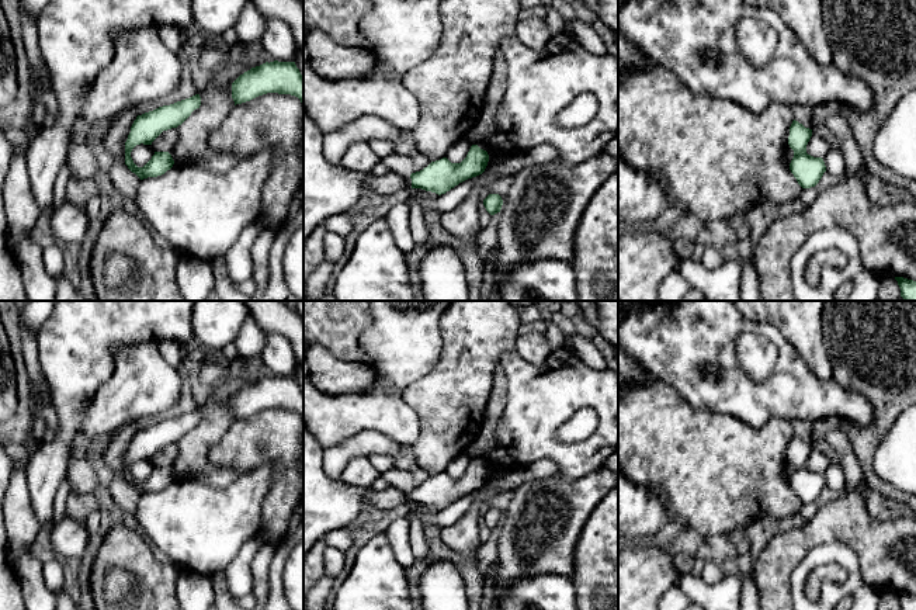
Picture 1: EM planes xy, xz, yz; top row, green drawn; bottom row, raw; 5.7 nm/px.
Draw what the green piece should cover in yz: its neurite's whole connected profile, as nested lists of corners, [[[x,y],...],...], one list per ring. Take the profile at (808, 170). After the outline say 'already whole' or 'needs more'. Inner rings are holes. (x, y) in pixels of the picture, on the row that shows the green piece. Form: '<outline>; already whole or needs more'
[[[798,121],[790,126],[788,145],[794,150],[790,170],[802,188],[815,187],[826,171],[822,157],[813,157],[806,153],[806,145],[812,136],[812,129],[805,128]]]; already whole

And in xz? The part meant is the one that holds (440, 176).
[[[472,145],[461,163],[451,163],[447,157],[431,162],[420,171],[403,176],[407,188],[421,188],[445,194],[459,183],[482,174],[488,166],[489,155],[478,145]]]; needs more

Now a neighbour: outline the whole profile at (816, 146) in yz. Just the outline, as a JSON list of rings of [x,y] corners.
[[[812,134],[812,136],[806,145],[806,153],[808,155],[811,155],[813,157],[823,157],[830,150],[832,150],[832,148],[829,146],[829,143],[825,139],[818,136],[816,134]]]

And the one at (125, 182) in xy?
[[[132,108],[121,111],[115,115],[103,141],[114,157],[114,163],[108,171],[110,180],[121,195],[131,200],[135,200],[138,195],[140,179],[125,164],[125,142],[136,117],[138,114]]]

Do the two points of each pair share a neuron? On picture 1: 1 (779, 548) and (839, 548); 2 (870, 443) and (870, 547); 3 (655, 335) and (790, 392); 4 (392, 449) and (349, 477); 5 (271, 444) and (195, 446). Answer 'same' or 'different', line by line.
1: different
2: different
3: same
4: different
5: different

